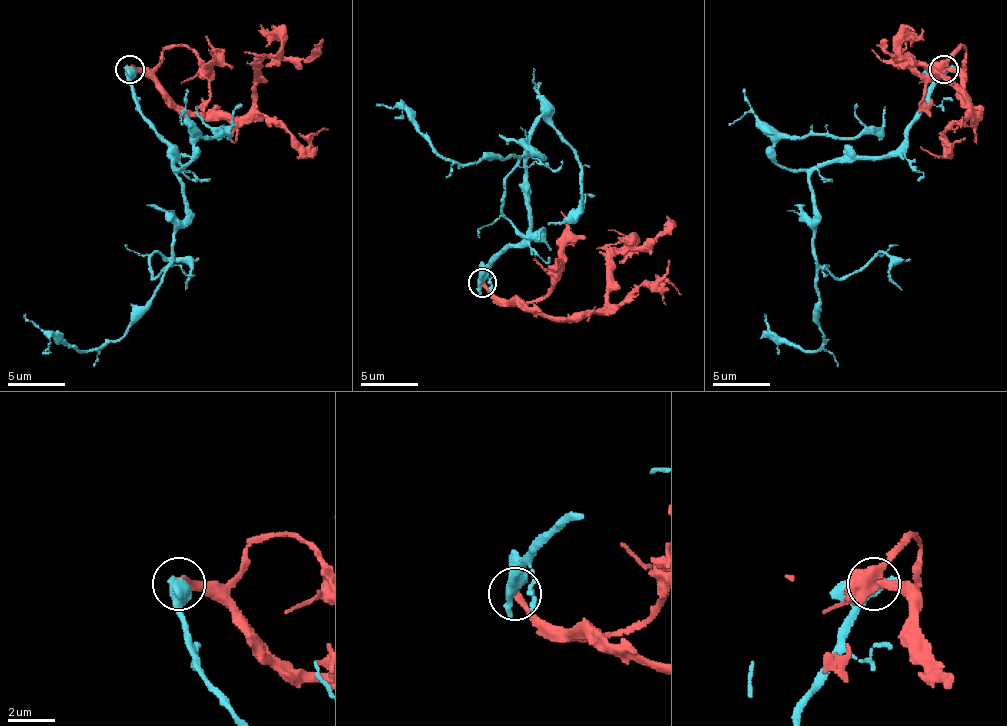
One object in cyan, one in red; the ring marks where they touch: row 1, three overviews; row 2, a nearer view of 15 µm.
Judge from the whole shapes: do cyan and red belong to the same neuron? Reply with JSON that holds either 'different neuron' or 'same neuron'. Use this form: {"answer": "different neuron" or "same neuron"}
{"answer": "different neuron"}

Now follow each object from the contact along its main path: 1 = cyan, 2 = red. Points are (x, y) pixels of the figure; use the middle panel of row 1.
1: (481, 282), (527, 233), (530, 150), (539, 153), (470, 165), (444, 159), (401, 108), (375, 105)
2: (481, 282), (530, 314), (590, 316), (607, 305), (607, 265), (676, 222)

